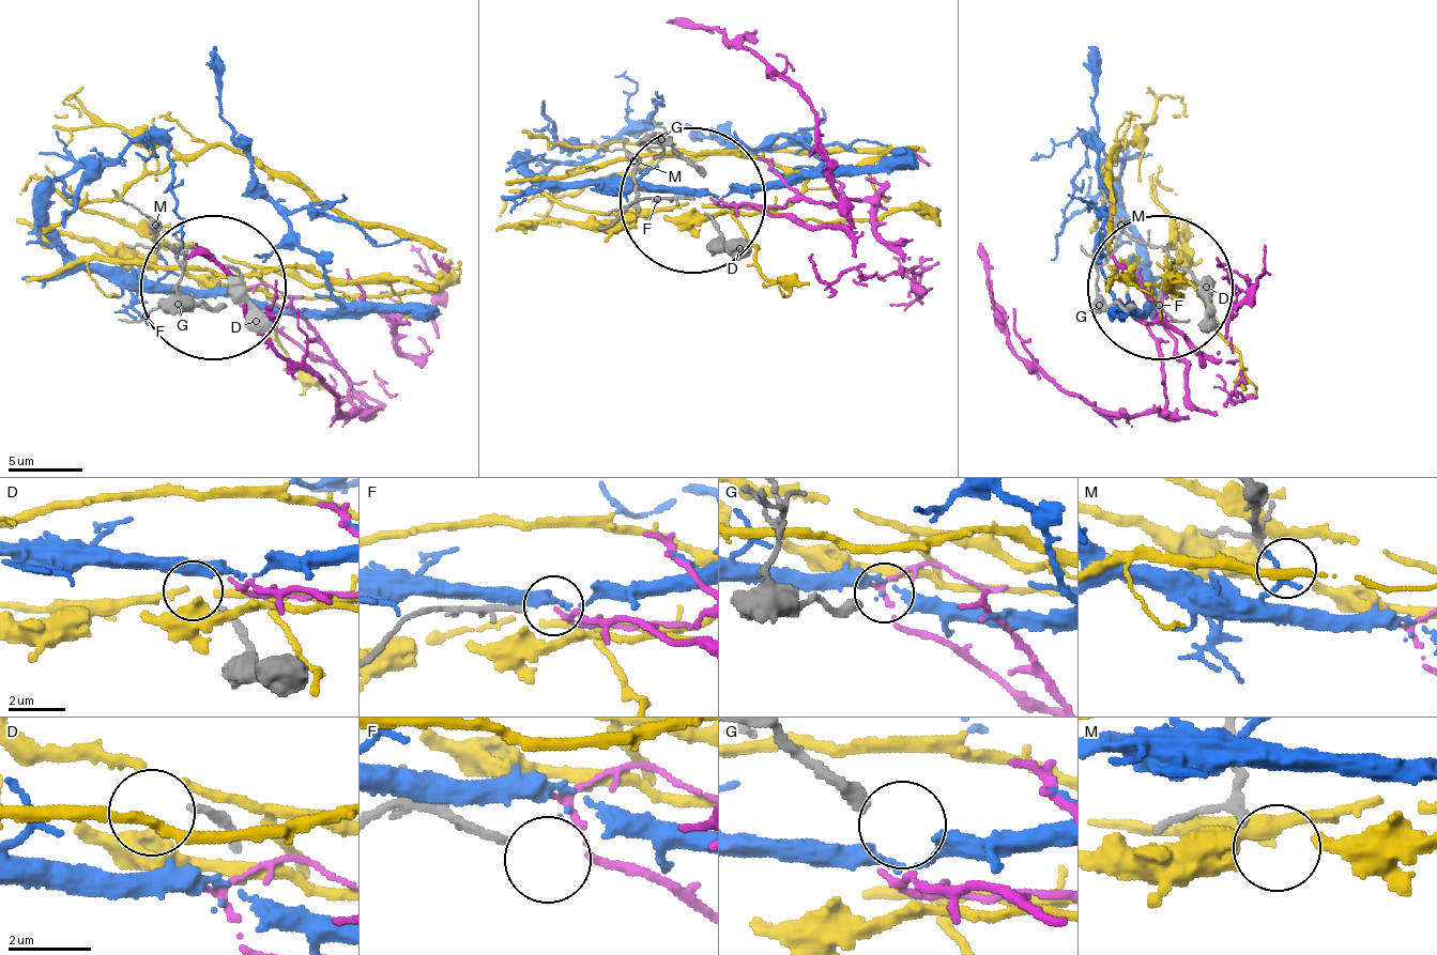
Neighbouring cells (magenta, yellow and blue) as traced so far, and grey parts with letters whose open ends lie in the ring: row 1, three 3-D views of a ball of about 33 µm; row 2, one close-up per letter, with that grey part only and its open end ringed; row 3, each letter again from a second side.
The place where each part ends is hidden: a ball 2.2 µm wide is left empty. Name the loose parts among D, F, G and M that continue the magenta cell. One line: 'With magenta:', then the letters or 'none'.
With magenta: F

